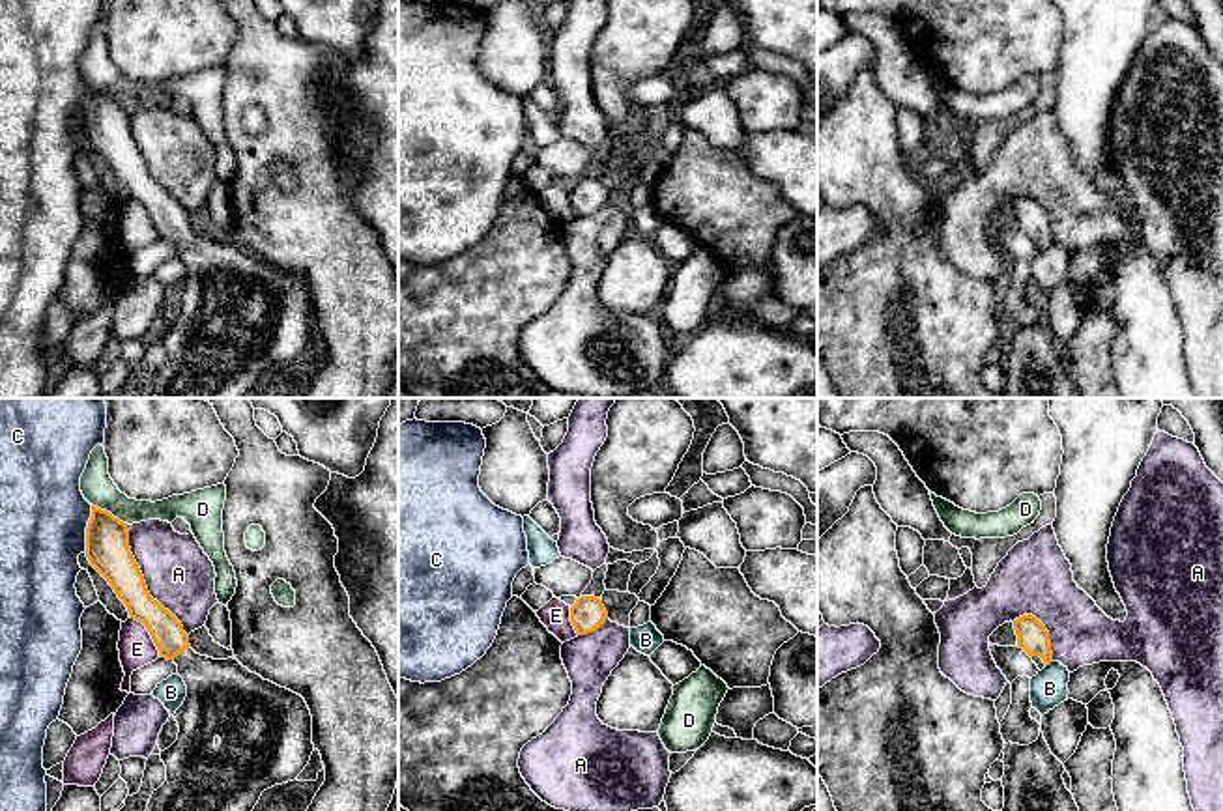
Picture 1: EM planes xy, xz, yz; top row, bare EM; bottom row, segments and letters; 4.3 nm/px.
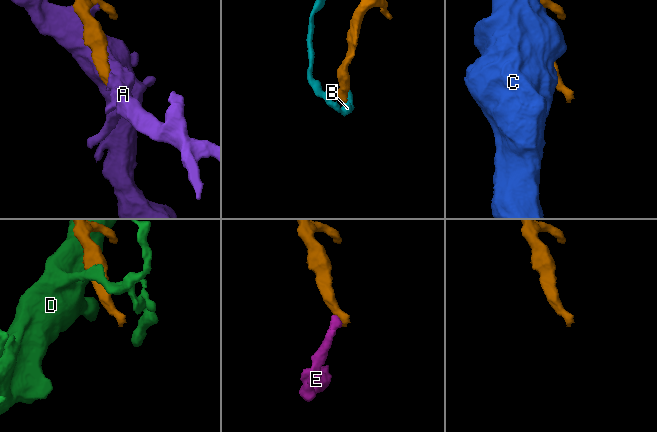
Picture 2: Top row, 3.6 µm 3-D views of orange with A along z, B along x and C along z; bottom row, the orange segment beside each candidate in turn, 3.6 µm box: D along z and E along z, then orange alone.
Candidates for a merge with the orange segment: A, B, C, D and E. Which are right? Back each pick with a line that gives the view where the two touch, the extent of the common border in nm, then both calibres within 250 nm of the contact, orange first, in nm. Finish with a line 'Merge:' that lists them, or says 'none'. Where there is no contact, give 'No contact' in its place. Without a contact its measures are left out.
Merge: none

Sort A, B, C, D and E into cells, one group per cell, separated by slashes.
A / B / C / D / E

